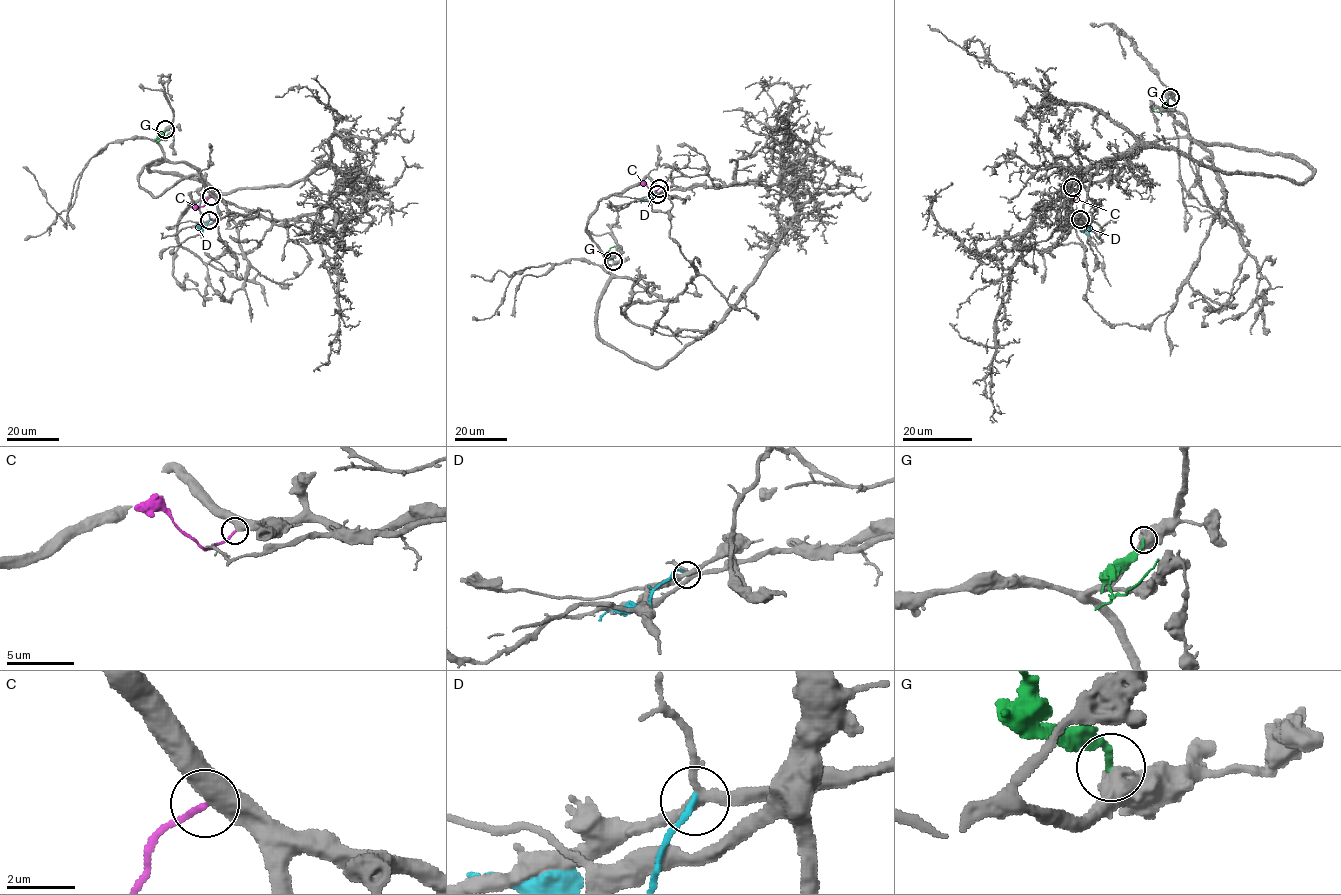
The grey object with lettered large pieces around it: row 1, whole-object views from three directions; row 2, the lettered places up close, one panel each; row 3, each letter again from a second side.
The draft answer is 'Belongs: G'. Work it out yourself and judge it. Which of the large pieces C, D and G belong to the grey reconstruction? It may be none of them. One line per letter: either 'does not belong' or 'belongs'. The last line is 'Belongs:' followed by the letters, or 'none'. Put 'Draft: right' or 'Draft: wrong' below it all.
C: belongs
D: does not belong
G: does not belong
Belongs: C
Draft: wrong

